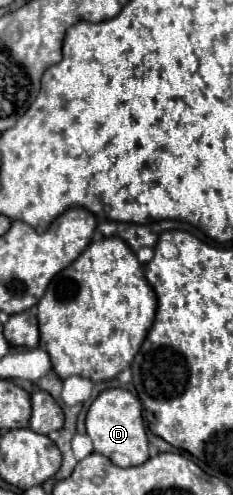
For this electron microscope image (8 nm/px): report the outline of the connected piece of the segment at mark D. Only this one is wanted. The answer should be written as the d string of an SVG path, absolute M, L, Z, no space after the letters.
M108 388L98 394L86 414L86 432L94 442L94 450L110 458L120 468L138 466L148 460L148 438L142 420L142 404L124 388Z

